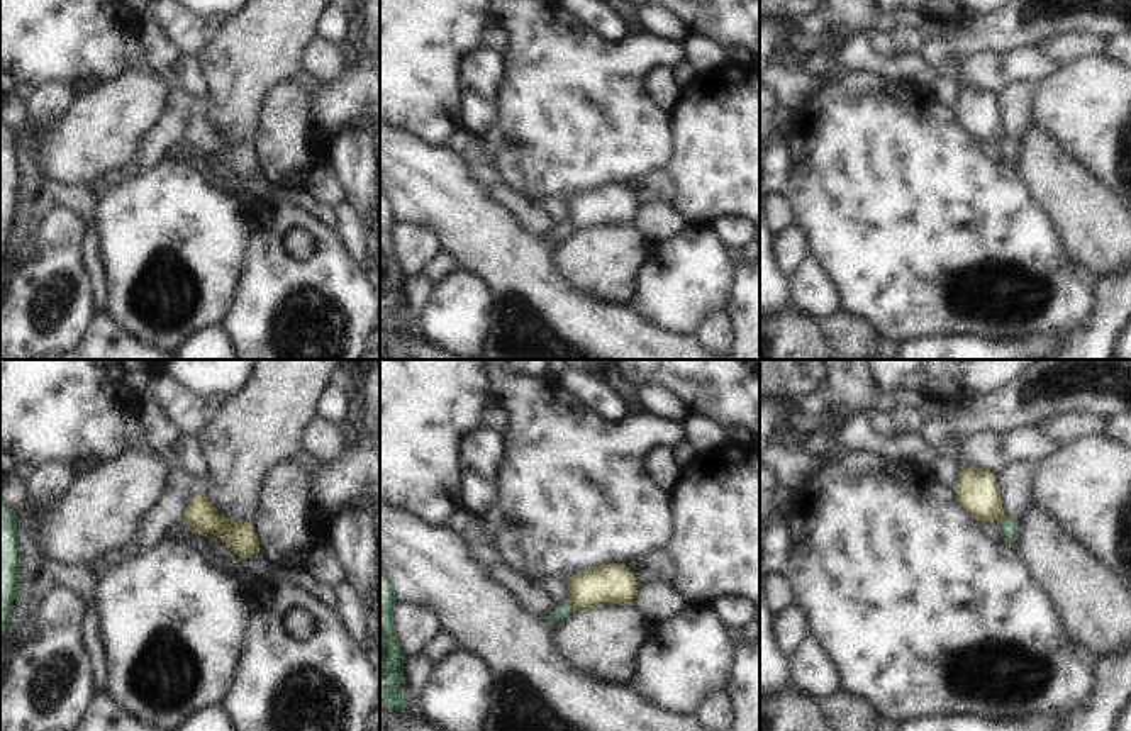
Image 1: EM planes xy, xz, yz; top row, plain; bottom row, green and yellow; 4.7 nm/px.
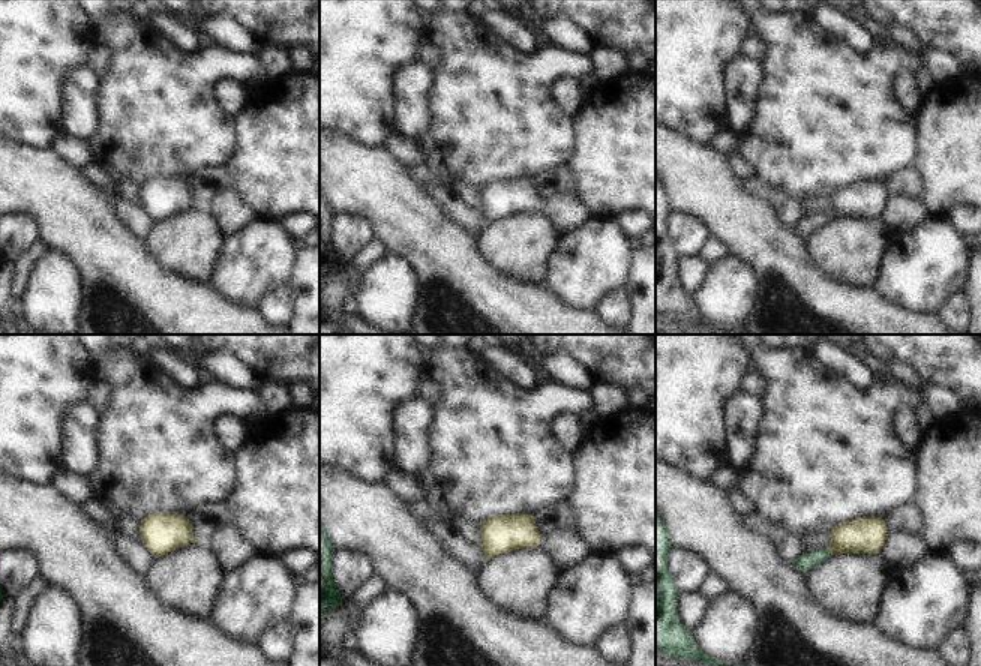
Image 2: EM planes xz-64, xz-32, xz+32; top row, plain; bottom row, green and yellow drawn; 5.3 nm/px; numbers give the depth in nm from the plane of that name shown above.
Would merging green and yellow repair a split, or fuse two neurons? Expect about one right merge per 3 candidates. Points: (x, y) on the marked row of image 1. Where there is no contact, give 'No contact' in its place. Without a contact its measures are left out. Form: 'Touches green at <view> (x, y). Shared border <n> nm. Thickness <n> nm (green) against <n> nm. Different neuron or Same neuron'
Touches green at xz (568, 604). Shared border 70 nm. Thickness 70 nm (green) against 190 nm. Different neuron.

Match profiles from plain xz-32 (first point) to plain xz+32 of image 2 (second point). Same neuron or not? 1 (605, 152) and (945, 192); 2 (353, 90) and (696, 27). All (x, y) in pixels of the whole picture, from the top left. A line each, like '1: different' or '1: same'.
1: same
2: same

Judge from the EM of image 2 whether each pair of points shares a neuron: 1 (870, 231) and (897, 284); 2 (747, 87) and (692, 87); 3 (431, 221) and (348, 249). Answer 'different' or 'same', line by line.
1: different
2: different
3: different

